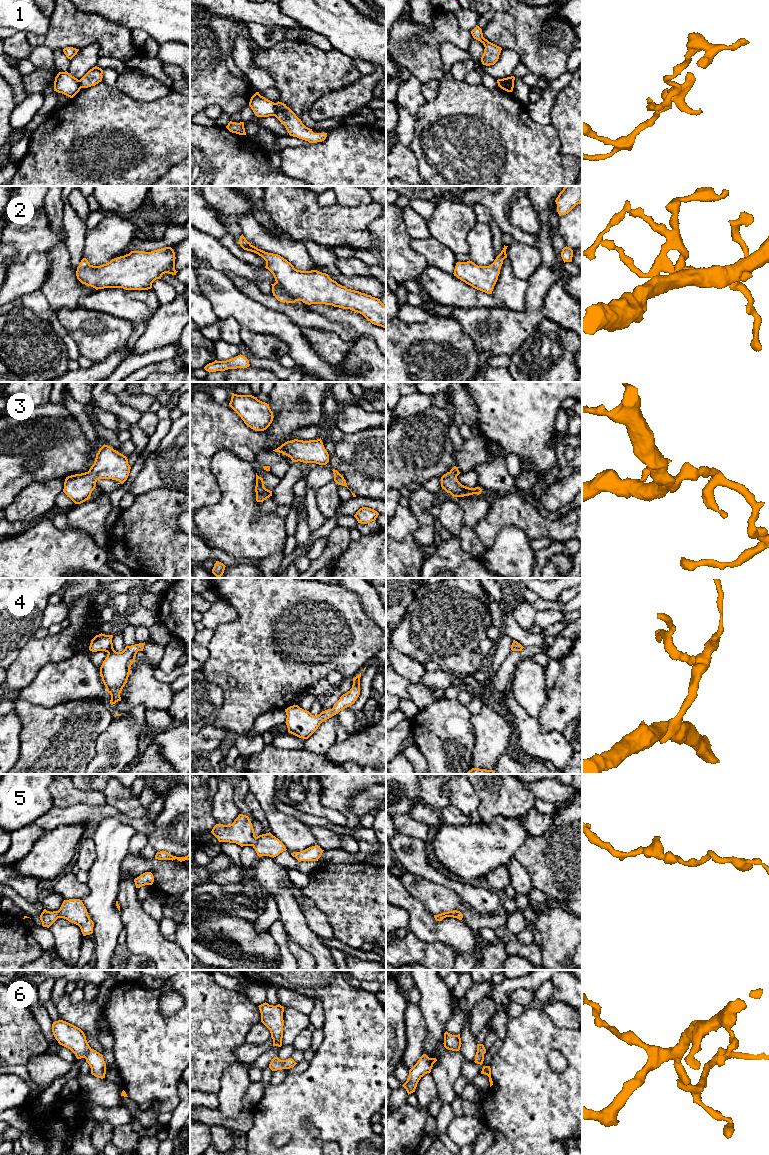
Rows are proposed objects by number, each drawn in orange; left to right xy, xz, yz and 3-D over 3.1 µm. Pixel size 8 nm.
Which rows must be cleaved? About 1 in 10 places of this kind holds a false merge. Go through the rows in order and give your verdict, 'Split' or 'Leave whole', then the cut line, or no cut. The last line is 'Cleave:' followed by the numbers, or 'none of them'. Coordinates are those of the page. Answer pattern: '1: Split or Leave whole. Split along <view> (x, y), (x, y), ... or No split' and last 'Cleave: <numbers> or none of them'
1: Split. Split along xz (276, 103), (276, 113), (274, 115)
2: Leave whole. No split
3: Leave whole. No split
4: Leave whole. No split
5: Leave whole. No split
6: Leave whole. No split
Cleave: 1

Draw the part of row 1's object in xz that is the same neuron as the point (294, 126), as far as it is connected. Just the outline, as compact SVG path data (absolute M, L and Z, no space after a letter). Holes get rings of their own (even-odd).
M282 102L276 103L275 117L283 124L290 136L308 141L309 143L322 142L326 139L327 133L314 133L306 127L301 119Z

